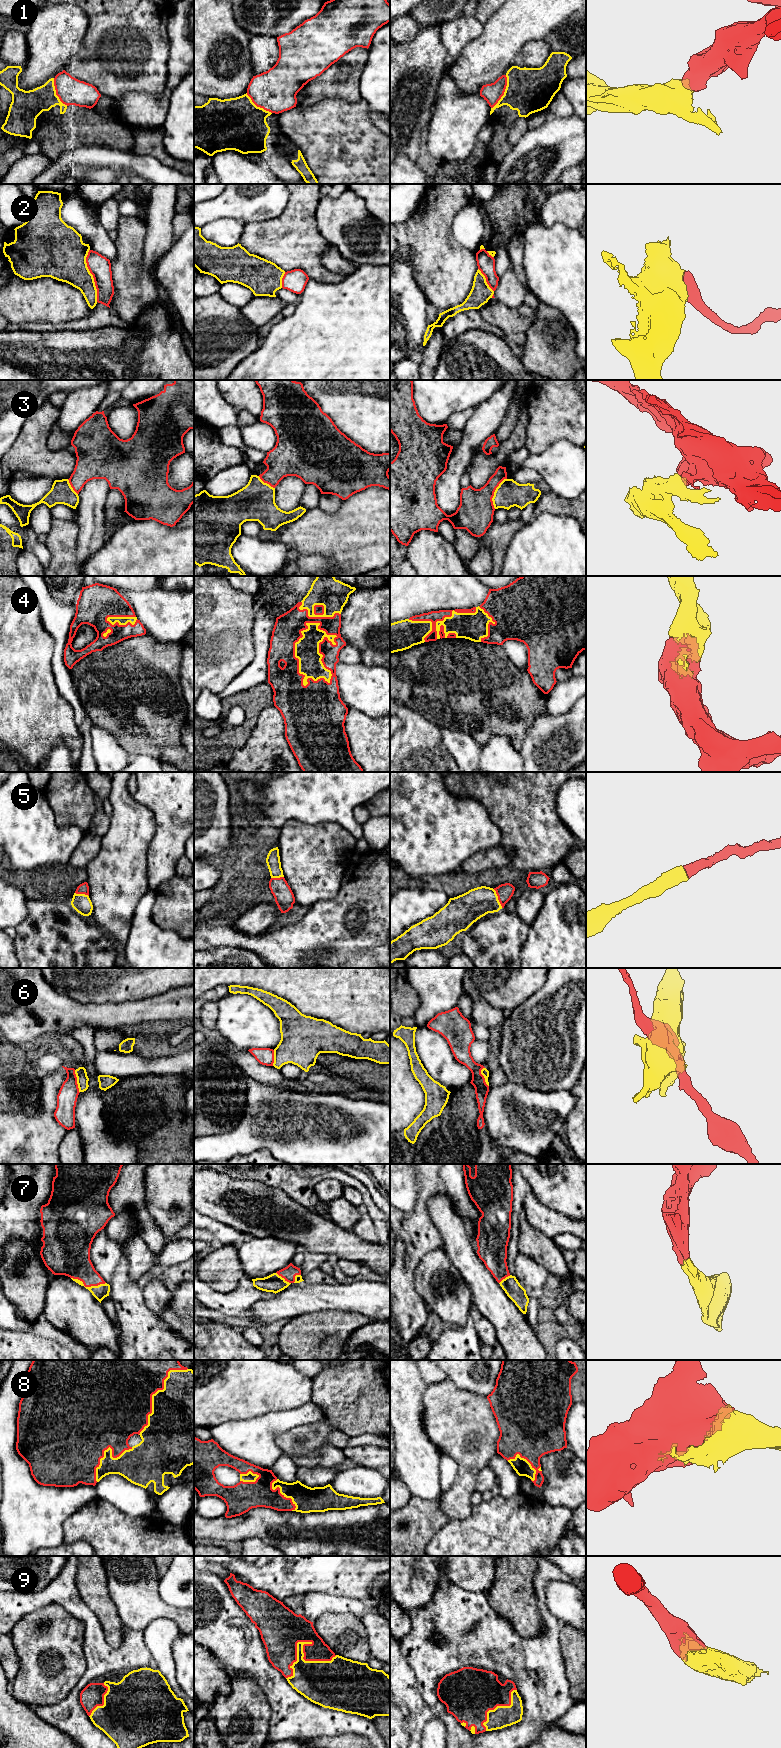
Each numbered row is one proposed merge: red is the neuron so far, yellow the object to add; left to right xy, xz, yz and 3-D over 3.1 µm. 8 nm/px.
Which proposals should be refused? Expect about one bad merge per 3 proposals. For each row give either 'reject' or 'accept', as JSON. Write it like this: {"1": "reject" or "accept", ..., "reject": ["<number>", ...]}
{"1": "reject", "2": "reject", "3": "reject", "4": "accept", "5": "accept", "6": "reject", "7": "accept", "8": "accept", "9": "accept", "reject": ["1", "2", "3", "6"]}

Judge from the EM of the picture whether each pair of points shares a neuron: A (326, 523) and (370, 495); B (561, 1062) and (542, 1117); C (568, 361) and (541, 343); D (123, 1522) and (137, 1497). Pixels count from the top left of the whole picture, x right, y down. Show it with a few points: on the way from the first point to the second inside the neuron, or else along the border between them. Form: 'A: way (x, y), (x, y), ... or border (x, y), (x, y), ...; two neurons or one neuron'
A: way (337, 523), (342, 523), (359, 506); one neuron
B: border (528, 1088), (534, 1091), (570, 1091); two neurons
C: way (561, 361), (548, 350); one neuron
D: border (108, 1501), (129, 1515), (150, 1517); two neurons

